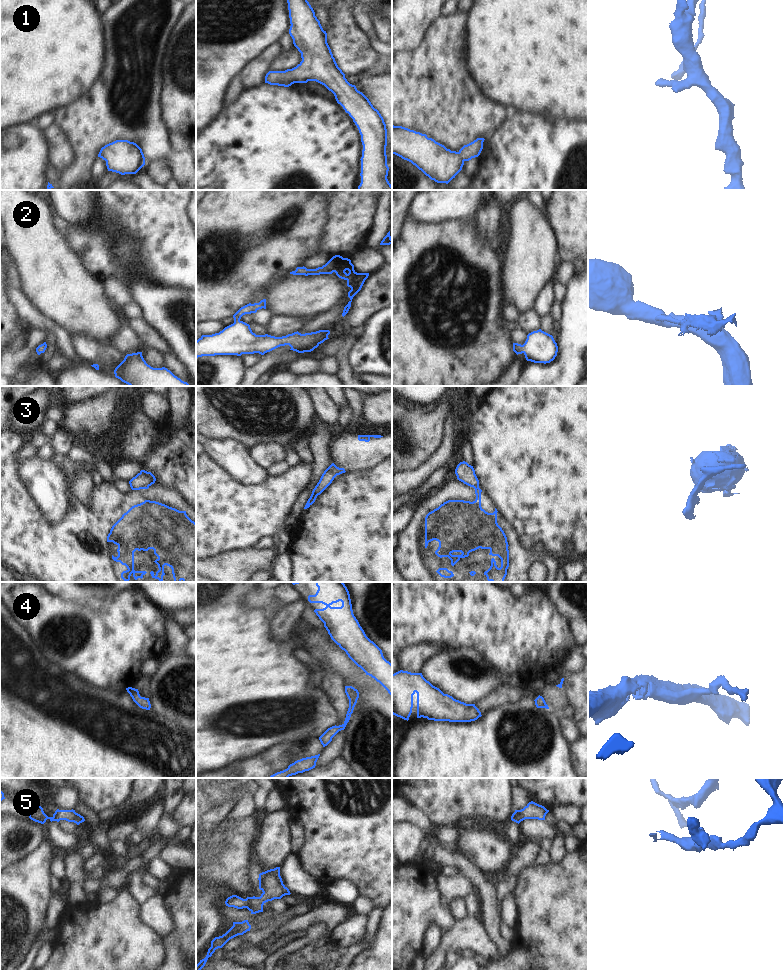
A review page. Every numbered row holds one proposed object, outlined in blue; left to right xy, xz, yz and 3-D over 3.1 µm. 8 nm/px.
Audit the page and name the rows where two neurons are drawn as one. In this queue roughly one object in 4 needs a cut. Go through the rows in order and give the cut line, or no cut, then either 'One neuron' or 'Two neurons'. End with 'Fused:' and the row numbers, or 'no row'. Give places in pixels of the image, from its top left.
1: No split. One neuron
2: No split. One neuron
3: Split along yz (478, 486), (474, 488). Two neurons
4: No split. One neuron
5: Split along xz (249, 897), (249, 903), (246, 907). Two neurons
Fused: 3, 5

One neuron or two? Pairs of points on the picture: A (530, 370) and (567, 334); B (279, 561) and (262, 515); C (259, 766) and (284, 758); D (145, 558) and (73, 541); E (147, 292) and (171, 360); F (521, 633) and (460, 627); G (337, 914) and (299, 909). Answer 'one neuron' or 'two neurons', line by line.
A: one neuron
B: two neurons
C: one neuron
D: one neuron
E: two neurons
F: one neuron
G: two neurons

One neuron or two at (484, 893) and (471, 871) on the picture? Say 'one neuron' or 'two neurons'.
one neuron

